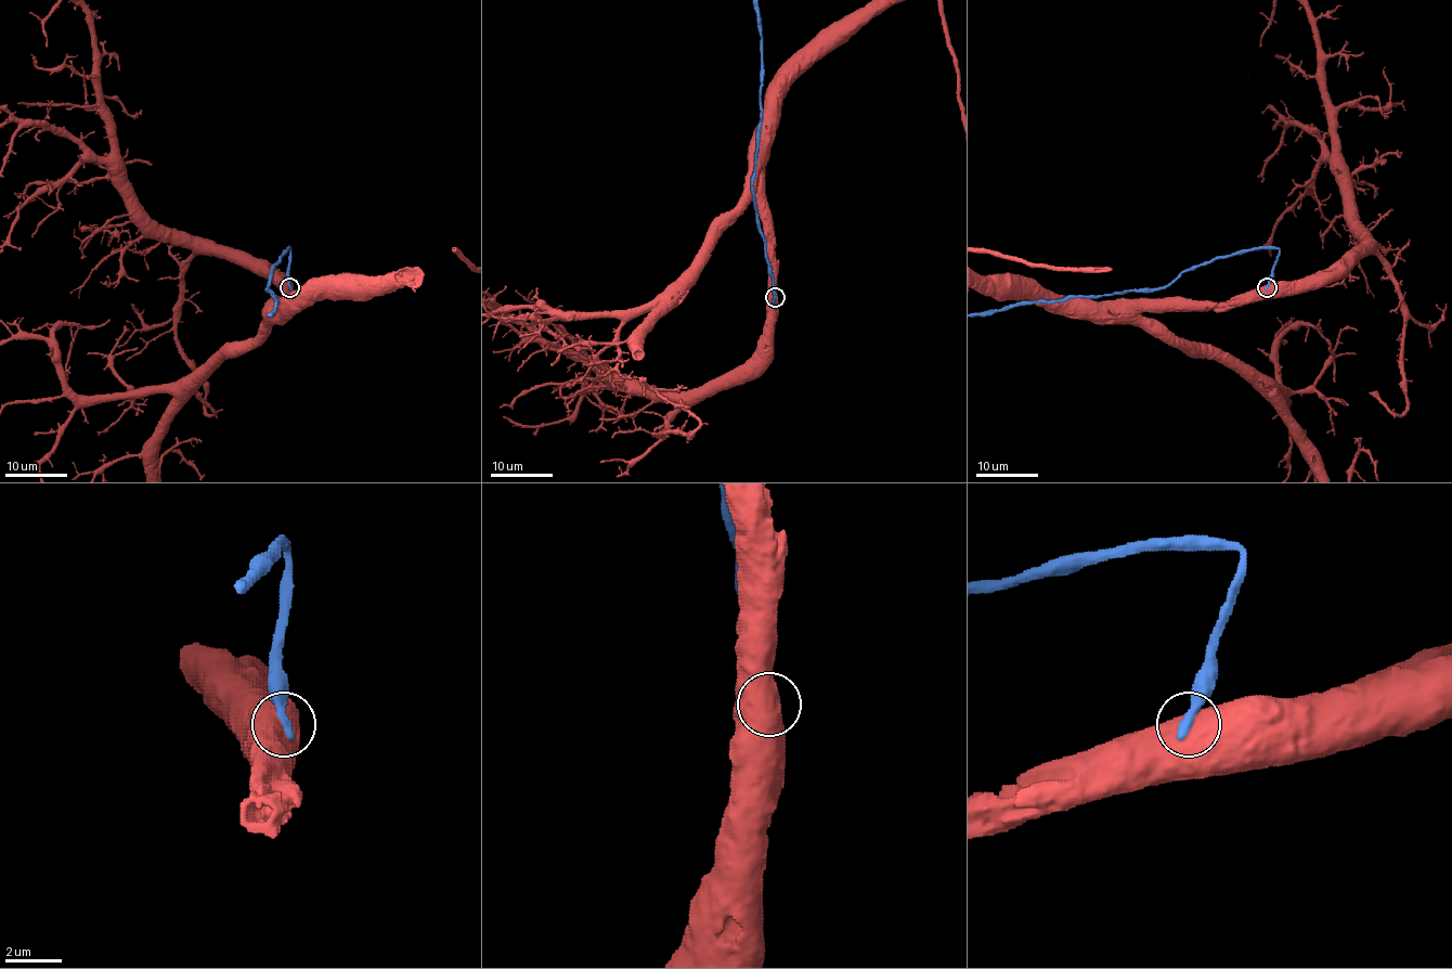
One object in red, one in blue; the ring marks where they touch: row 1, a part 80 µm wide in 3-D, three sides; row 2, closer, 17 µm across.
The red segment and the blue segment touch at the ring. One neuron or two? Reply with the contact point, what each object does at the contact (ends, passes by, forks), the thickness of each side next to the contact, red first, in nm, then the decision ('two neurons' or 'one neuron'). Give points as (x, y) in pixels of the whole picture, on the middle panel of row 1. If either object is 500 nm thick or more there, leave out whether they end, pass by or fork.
at (775, 297); 850 nm thick on the red side, 400 nm on the other; two neurons

